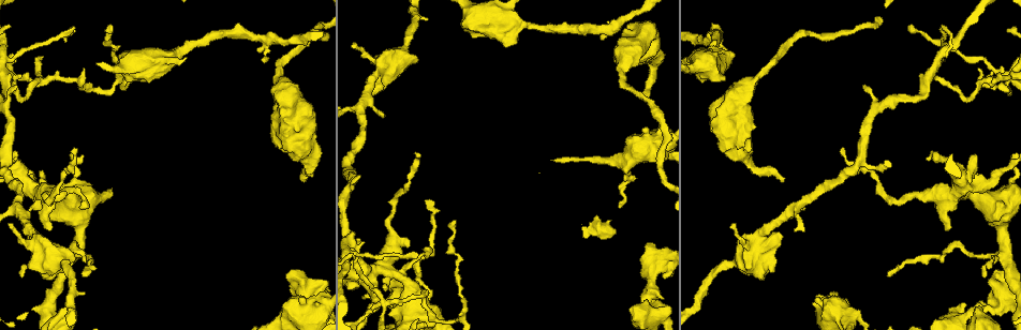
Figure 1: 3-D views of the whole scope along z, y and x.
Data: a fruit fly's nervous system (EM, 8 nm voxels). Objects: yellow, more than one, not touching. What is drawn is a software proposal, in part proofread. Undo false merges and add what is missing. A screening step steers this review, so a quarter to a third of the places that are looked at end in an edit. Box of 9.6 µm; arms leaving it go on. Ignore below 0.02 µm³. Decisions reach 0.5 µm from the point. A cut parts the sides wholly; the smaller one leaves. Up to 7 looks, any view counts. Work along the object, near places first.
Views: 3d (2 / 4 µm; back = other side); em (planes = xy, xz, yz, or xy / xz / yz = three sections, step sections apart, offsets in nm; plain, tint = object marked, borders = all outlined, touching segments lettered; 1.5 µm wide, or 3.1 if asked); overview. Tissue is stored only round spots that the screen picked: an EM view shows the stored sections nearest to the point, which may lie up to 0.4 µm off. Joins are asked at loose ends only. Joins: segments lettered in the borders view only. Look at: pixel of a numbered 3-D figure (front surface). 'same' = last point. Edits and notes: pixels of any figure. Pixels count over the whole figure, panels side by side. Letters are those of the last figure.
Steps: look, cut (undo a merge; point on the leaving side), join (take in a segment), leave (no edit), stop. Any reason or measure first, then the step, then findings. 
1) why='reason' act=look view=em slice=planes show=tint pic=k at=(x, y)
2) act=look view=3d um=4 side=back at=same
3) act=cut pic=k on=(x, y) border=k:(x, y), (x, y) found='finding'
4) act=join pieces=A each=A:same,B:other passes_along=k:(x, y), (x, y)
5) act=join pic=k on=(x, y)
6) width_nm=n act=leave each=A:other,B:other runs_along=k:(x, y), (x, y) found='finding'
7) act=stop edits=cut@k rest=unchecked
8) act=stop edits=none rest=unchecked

why='thin neck' act=look view=3d um=4 side=back pic=1 at=(646, 287)

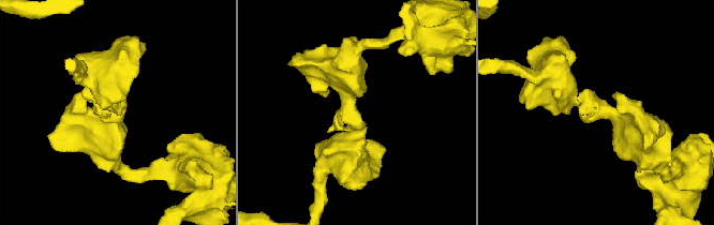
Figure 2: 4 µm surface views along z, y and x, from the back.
why='now the EM' act=look view=em slice=planes show=tint pic=2 at=(114, 118)

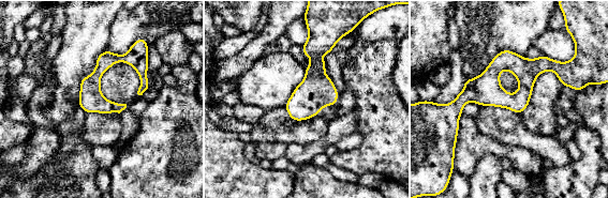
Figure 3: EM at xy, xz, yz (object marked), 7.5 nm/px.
why='what lies round it' act=look view=em slice=planes show=borders at=same

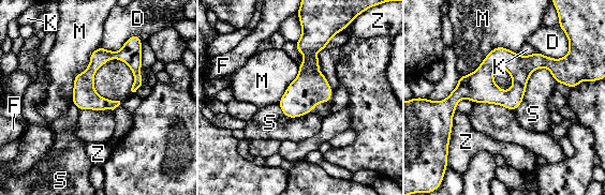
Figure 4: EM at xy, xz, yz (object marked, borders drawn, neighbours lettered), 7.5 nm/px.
longest_contact=M:480nm act=leave each=D:other,F:other,K:other,M:other,S:other,Z:other found='all the same neuron'

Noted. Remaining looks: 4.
why='four arms meet' act=look view=3d um=2 pic=1 at=(989, 80)

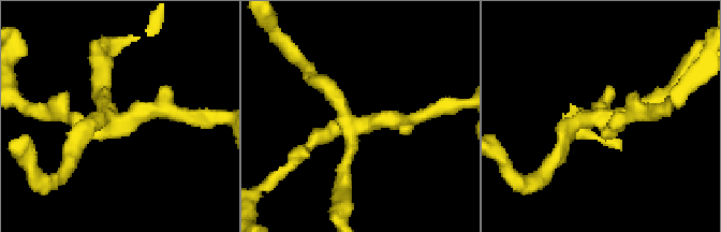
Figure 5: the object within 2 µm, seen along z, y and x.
arms=4 why='now the EM' act=look view=em slice=planes show=tint pic=5 at=(345, 121)

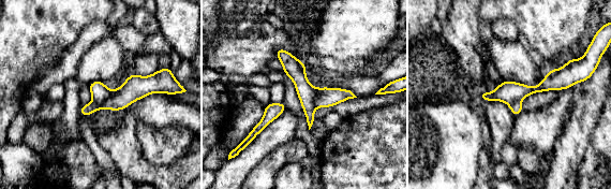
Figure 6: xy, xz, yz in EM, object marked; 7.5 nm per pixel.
act=look view=em slice=planes show=borders at=same

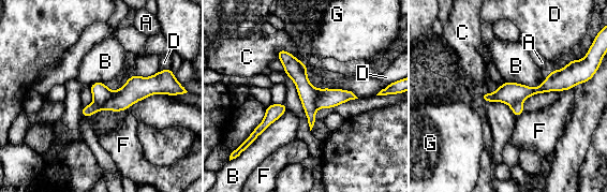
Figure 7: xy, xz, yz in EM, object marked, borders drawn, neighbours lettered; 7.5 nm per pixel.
act=cut pic=7 on=(101, 93) each=A:other,B:other,C:other,D:other,F:other,G:other border=7:(113, 91), (103, 103), (93, 103) found='two neurons meet here'

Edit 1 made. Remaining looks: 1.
why='long arm stops here' act=look view=em slice=planes show=borders pic=1 at=(909, 28)

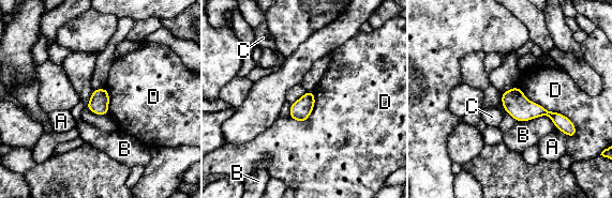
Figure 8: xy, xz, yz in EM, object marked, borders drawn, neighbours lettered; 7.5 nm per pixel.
width_nm=150 act=leave each=A:other,B:other,C:other,D:other border=8:(518, 86), (565, 115), (577, 135) found='none of them fits'

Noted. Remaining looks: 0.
act=stop edits=cut@7 rest=unchecked

